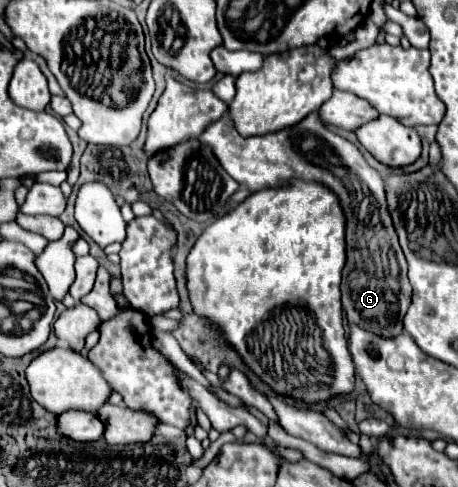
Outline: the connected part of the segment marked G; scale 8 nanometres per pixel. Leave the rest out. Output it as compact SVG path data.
M224 114L222 118L218 118L216 122L212 122L198 138L204 146L210 146L214 150L214 156L218 158L220 166L240 184L250 188L252 192L270 188L270 186L280 186L290 178L300 178L300 180L312 180L312 182L322 182L328 188L332 188L344 208L346 214L346 266L342 270L342 308L348 316L350 324L356 324L358 328L380 336L380 338L396 338L404 332L402 326L402 318L410 306L410 298L412 298L412 286L408 282L408 264L406 258L402 254L402 248L398 244L398 236L388 212L388 202L386 202L386 186L382 176L368 166L368 162L364 160L364 156L360 154L360 150L350 144L346 138L334 134L322 120L320 114L308 114L302 122L288 126L286 130L278 130L278 132L270 132L270 134L262 134L262 136L250 136L244 138L238 134L238 130L234 128L234 122L230 118L230 114Z

